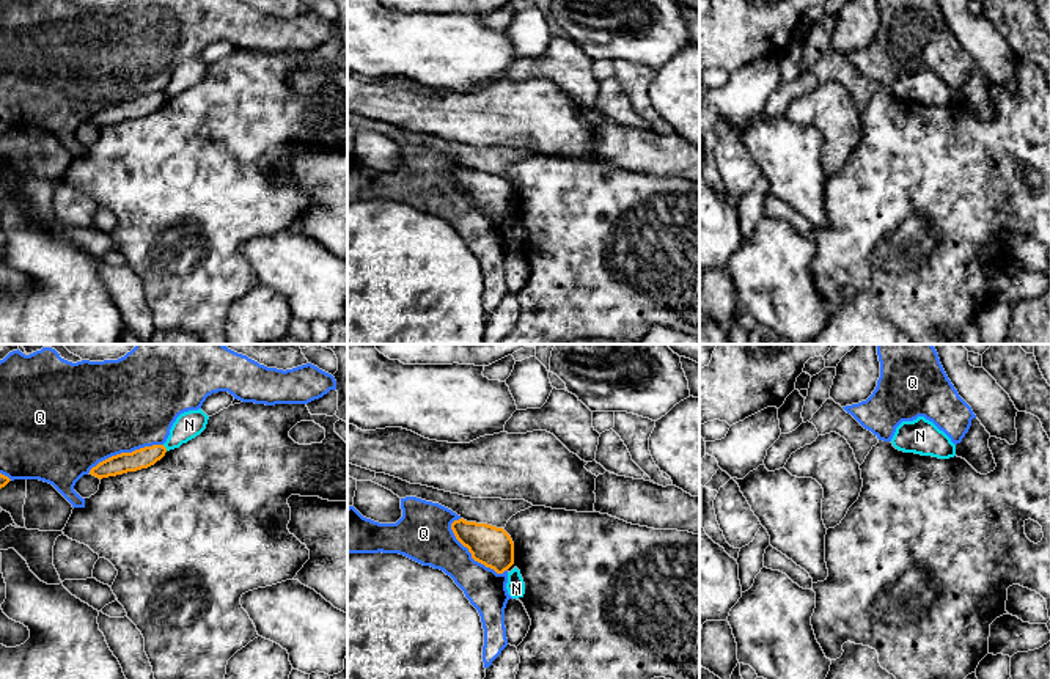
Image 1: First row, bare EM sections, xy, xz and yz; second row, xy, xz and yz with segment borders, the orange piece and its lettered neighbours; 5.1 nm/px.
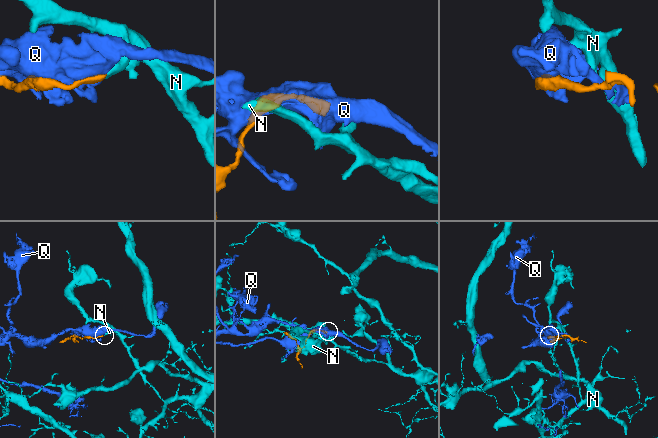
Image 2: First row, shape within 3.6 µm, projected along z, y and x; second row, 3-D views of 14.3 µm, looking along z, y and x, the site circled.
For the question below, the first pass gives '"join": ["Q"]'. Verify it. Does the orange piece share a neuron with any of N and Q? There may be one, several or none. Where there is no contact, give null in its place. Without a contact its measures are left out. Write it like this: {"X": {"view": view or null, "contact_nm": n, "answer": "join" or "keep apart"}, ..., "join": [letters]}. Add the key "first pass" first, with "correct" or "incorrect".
{"first pass": "incorrect", "N": {"view": "xy", "contact_nm": 40, "answer": "keep apart"}, "Q": {"view": "xz", "contact_nm": 380, "answer": "keep apart"}, "join": []}

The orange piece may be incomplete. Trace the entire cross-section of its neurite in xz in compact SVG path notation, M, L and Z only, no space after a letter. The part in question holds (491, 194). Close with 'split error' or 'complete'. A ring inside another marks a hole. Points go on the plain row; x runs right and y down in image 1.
M459 167L451 171L451 178L475 209L497 222L503 222L514 212L514 190L503 176Z; complete

